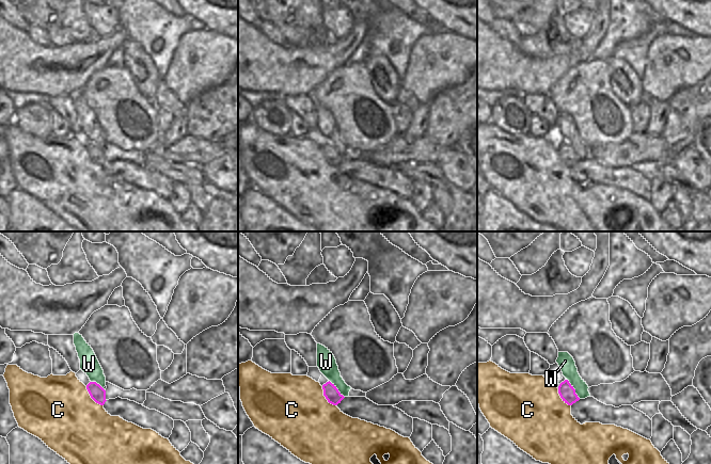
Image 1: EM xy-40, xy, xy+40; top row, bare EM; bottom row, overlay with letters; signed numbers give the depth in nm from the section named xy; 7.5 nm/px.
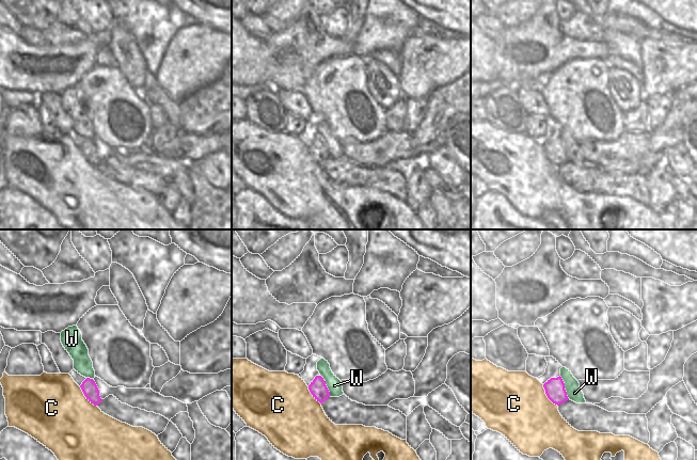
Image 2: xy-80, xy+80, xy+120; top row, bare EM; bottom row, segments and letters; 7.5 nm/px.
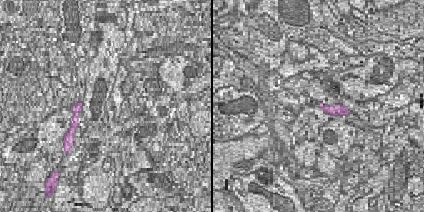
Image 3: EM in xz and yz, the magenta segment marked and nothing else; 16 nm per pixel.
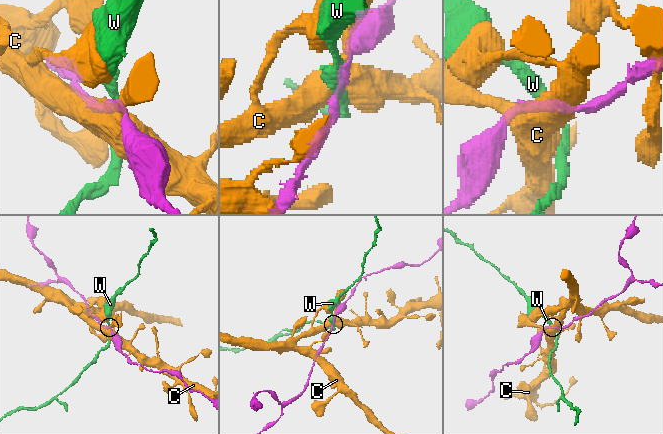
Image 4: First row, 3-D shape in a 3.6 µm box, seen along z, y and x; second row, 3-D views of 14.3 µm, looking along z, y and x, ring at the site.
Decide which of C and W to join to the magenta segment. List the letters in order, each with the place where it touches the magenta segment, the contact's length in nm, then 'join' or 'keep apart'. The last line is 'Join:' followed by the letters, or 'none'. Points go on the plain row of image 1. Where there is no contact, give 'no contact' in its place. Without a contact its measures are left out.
C: xy-40 (92, 159) | 200 nm | keep apart
W: xy+40 (573, 149) | 180 nm | keep apart
Join: none

